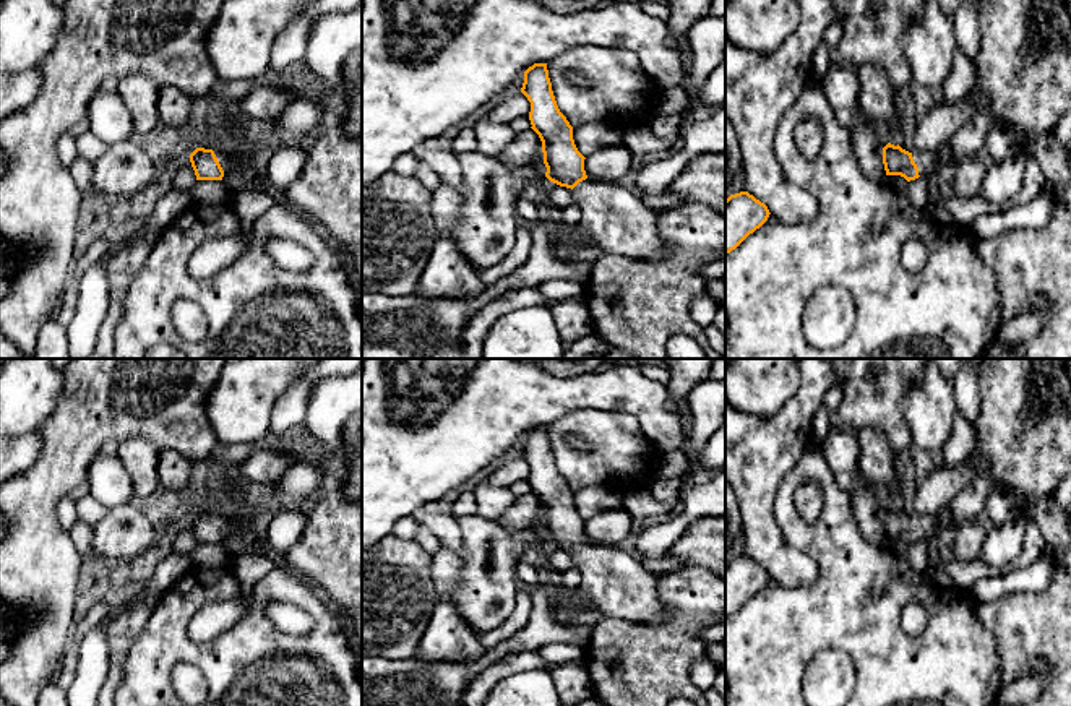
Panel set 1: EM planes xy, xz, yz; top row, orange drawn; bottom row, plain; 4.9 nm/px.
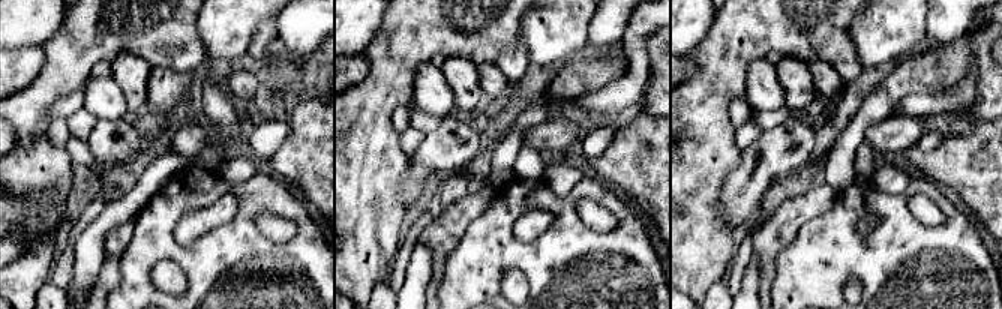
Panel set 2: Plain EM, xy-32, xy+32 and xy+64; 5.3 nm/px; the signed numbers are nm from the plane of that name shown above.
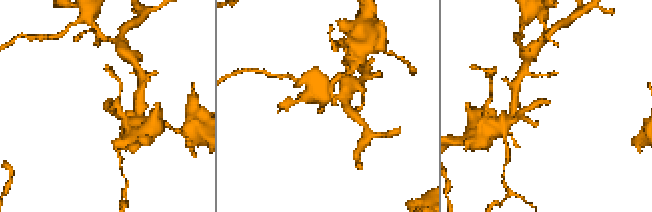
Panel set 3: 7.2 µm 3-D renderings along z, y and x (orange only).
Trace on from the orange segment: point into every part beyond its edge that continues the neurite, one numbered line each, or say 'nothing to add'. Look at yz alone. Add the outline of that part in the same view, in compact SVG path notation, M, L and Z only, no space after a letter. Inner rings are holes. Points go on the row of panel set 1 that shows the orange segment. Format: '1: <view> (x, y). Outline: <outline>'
1: yz (969, 138). Outline: M982 99L974 117L956 130L941 148L946 146L951 149L951 162L962 157L977 156L977 153L985 148L987 133L995 128L1003 130L1003 123L991 114L988 101ZM912 151L920 177L928 177L935 172L938 151Z

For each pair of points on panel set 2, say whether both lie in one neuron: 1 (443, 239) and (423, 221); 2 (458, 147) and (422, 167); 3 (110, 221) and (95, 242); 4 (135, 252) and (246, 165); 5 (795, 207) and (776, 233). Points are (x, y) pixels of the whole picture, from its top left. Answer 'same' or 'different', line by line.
1: different
2: same
3: same
4: different
5: same

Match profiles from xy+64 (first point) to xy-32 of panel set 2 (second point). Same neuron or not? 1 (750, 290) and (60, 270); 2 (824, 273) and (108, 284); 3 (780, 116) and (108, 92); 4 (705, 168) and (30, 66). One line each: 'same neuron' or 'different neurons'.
1: different neurons
2: different neurons
3: different neurons
4: different neurons

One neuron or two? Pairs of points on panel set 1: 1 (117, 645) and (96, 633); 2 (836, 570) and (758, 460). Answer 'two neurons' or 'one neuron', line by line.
1: two neurons
2: two neurons

